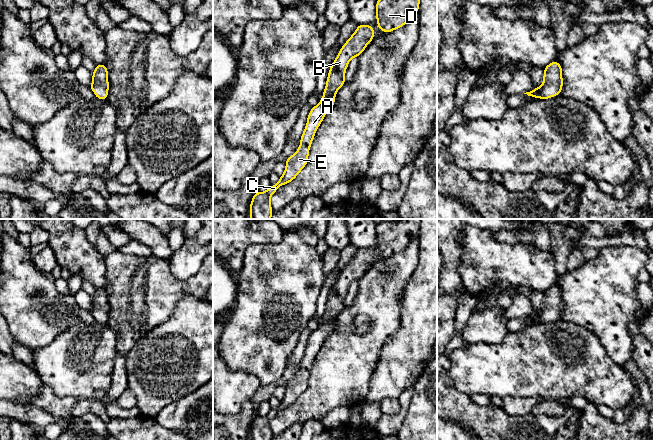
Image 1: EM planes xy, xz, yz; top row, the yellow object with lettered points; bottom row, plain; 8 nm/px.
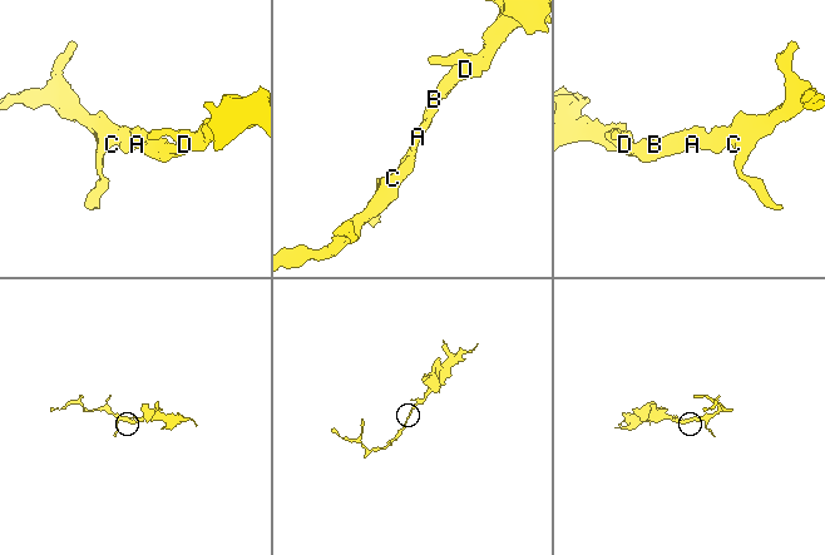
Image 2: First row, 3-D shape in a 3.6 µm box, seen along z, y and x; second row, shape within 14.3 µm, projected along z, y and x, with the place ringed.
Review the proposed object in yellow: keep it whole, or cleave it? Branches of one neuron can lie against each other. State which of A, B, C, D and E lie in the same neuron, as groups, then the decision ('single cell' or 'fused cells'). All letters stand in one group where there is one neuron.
groups A B C D E; single cell

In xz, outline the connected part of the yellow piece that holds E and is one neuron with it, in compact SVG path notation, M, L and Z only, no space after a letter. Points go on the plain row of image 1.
M360 248L355 256L341 271L337 281L331 288L326 310L323 315L323 322L319 328L312 331L305 353L300 362L300 370L290 381L286 382L285 396L280 400L280 404L271 409L264 416L256 416L250 427L249 440L272 440L273 434L270 422L282 409L293 405L301 394L308 387L309 374L315 361L316 354L322 347L327 336L334 330L337 315L347 305L344 301L349 285L354 281L359 281L366 273L369 266L374 264L374 252L371 249Z

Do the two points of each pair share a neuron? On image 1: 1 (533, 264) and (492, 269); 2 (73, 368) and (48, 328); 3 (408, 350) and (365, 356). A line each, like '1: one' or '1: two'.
1: one
2: two
3: two

